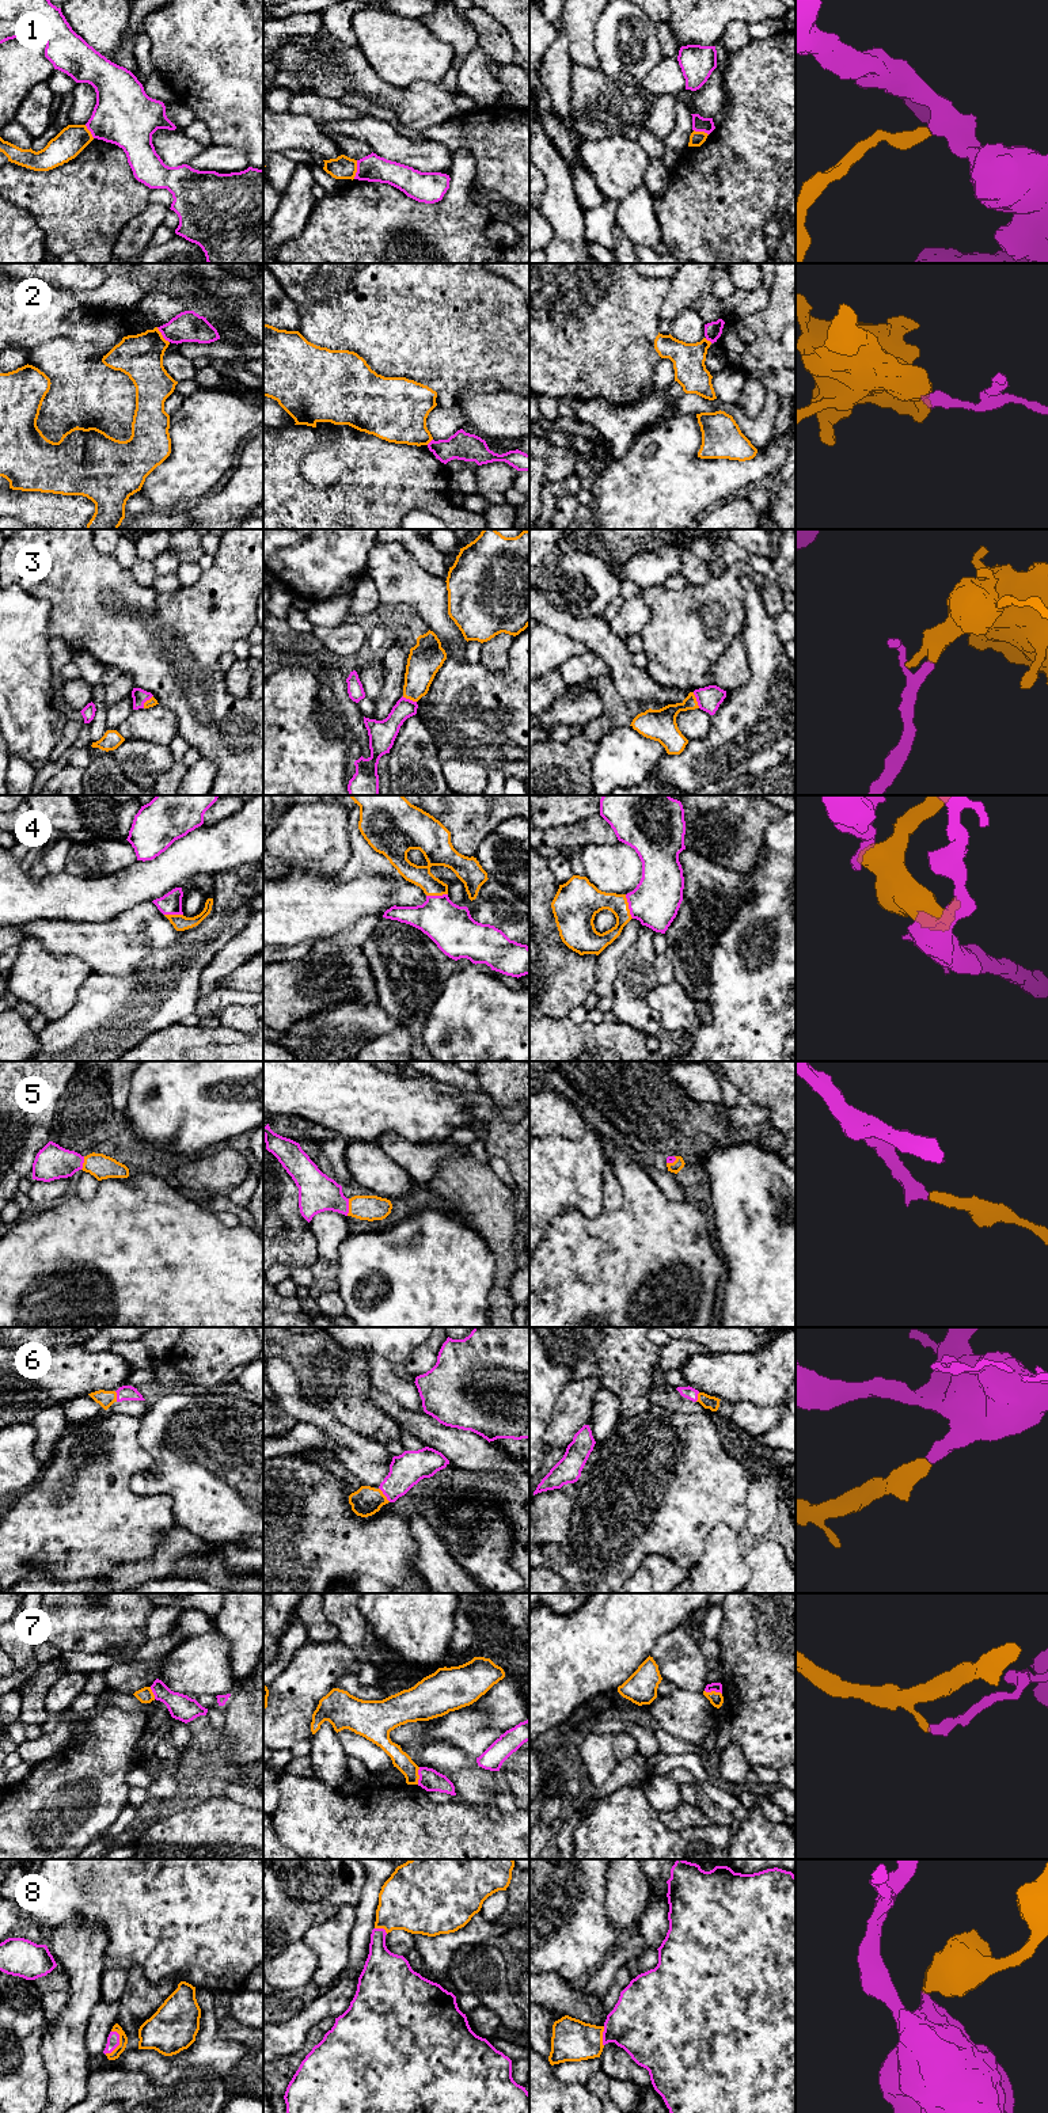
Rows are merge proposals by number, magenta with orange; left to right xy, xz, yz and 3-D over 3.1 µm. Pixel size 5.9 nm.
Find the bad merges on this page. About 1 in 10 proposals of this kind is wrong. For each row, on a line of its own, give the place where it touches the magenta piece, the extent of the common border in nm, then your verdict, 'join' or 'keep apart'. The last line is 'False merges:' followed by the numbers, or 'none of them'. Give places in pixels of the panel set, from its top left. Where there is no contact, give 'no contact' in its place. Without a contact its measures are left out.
1: meets magenta in xz at (357, 170); contact 110 nm long; keep apart
2: meets magenta in xy at (162, 334); contact 120 nm long; keep apart
3: meets magenta in yz at (697, 700); contact 100 nm long; join
4: meets magenta in yz at (629, 907); contact 150 nm long; join
5: meets magenta in xz at (348, 1207); contact 110 nm long; join
6: meets magenta in xz at (383, 1493); contact 110 nm long; join
7: meets magenta in xz at (418, 1774); contact 110 nm long; keep apart
8: meets magenta in xy at (118, 2044); contact 160 nm long; join
False merges: 1, 2, 7

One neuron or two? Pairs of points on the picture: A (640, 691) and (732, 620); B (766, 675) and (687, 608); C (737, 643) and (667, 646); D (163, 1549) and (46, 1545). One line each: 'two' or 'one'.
A: two
B: two
C: two
D: two

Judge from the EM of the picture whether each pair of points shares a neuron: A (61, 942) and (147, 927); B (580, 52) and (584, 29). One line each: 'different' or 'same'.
A: same
B: same

